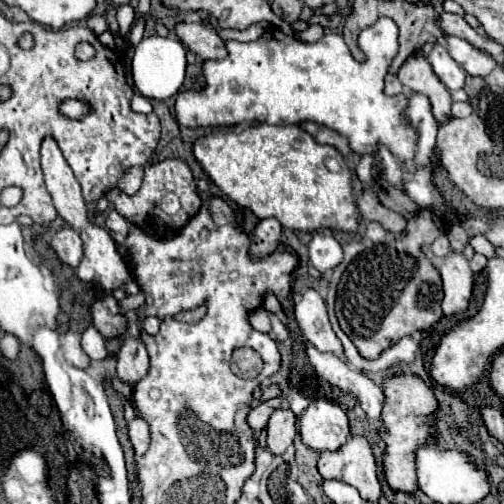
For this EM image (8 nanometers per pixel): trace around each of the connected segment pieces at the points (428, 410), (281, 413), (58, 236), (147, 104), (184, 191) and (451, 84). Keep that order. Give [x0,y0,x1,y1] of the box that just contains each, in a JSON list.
[[383,377,437,493],[267,409,297,455],[51,227,83,267],[131,93,153,113],[107,159,201,237],[427,41,465,89]]

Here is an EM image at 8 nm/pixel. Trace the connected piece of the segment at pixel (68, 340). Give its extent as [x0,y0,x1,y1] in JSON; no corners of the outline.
[61,331,89,369]

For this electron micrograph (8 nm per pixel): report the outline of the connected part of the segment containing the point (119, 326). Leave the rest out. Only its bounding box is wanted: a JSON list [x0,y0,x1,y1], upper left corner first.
[91,295,125,337]

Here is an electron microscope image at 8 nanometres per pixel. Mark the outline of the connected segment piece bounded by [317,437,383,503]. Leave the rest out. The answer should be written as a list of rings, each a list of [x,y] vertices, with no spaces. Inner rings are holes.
[[[351,437],[341,451],[323,451],[317,463],[323,479],[341,479],[361,493],[361,499],[379,503],[383,491],[377,477],[377,461],[367,437]]]

